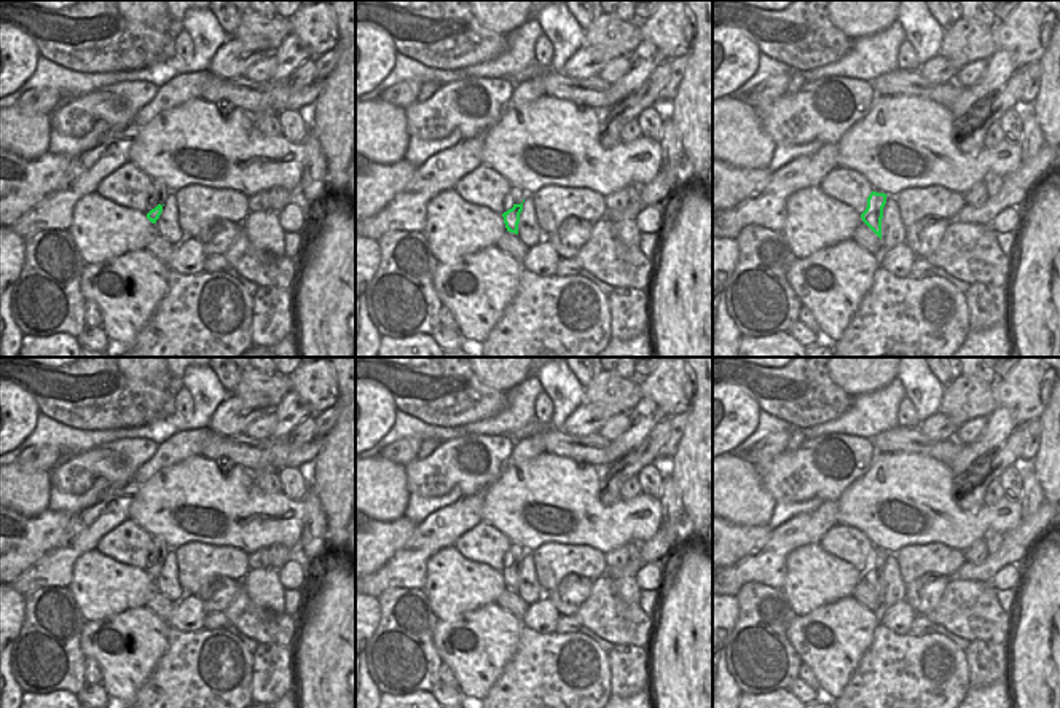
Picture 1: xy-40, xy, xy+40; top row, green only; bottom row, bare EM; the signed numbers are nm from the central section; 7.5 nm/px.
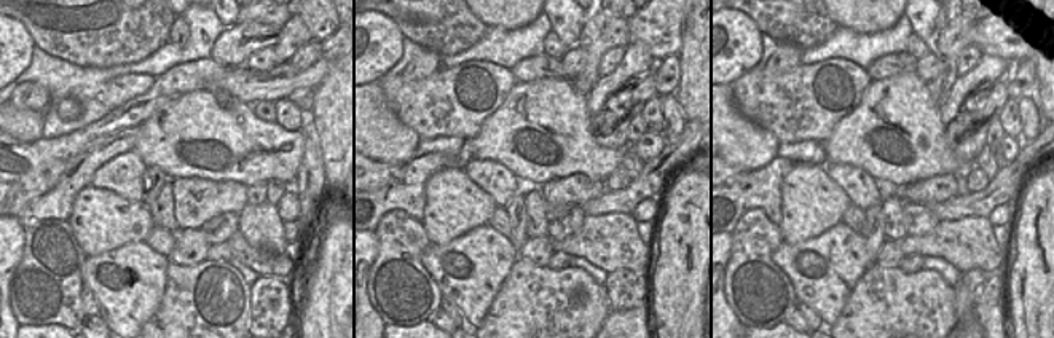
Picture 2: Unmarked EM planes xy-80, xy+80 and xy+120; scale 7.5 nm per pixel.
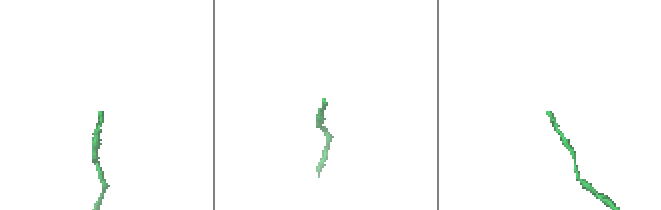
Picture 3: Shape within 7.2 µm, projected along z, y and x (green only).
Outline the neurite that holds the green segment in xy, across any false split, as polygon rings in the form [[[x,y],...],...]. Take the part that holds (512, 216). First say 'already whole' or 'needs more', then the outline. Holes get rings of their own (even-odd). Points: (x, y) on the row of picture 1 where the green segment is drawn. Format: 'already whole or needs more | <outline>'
needs more | [[[512,185],[504,201],[504,223],[507,231],[518,234],[520,214],[523,210],[523,199],[526,193],[523,188]]]

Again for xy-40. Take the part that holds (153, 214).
needs more | [[[153,180],[153,193],[148,198],[148,209],[145,210],[147,218],[156,223],[163,212],[163,204],[167,198],[167,187],[161,180]]]

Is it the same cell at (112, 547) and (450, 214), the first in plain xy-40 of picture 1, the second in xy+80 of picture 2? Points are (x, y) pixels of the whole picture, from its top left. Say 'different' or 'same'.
different

